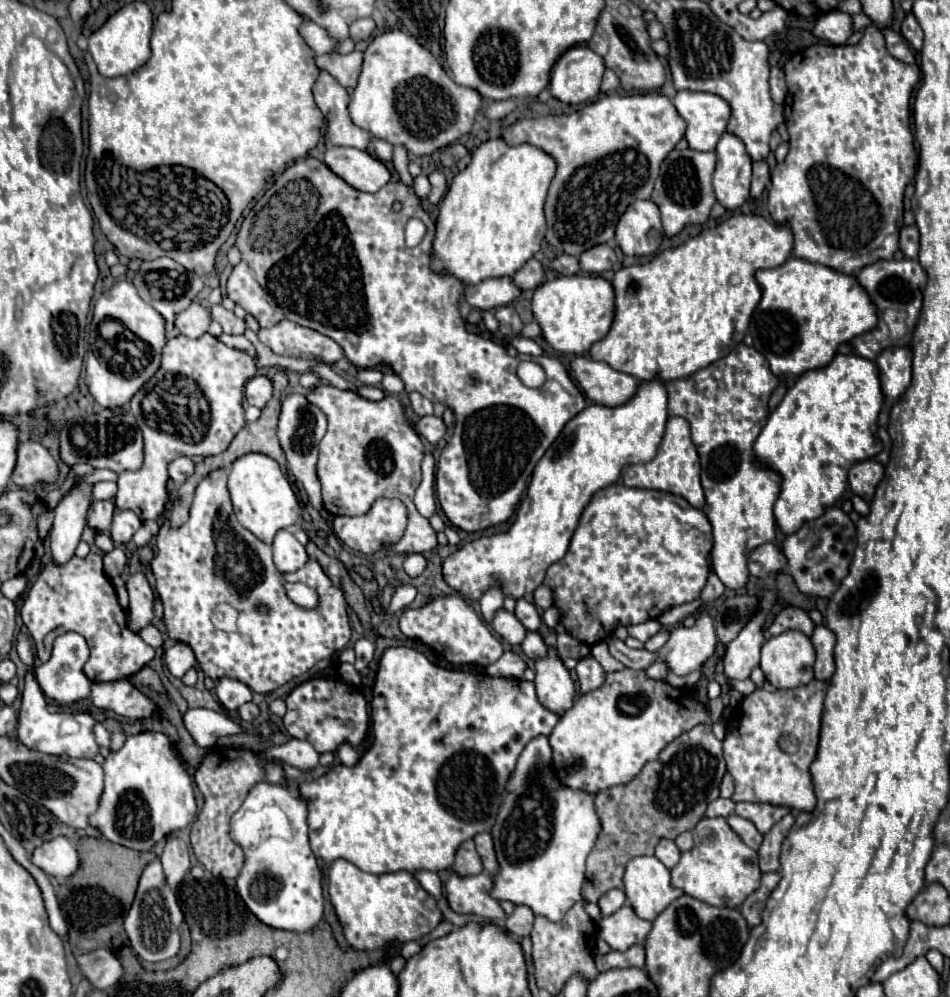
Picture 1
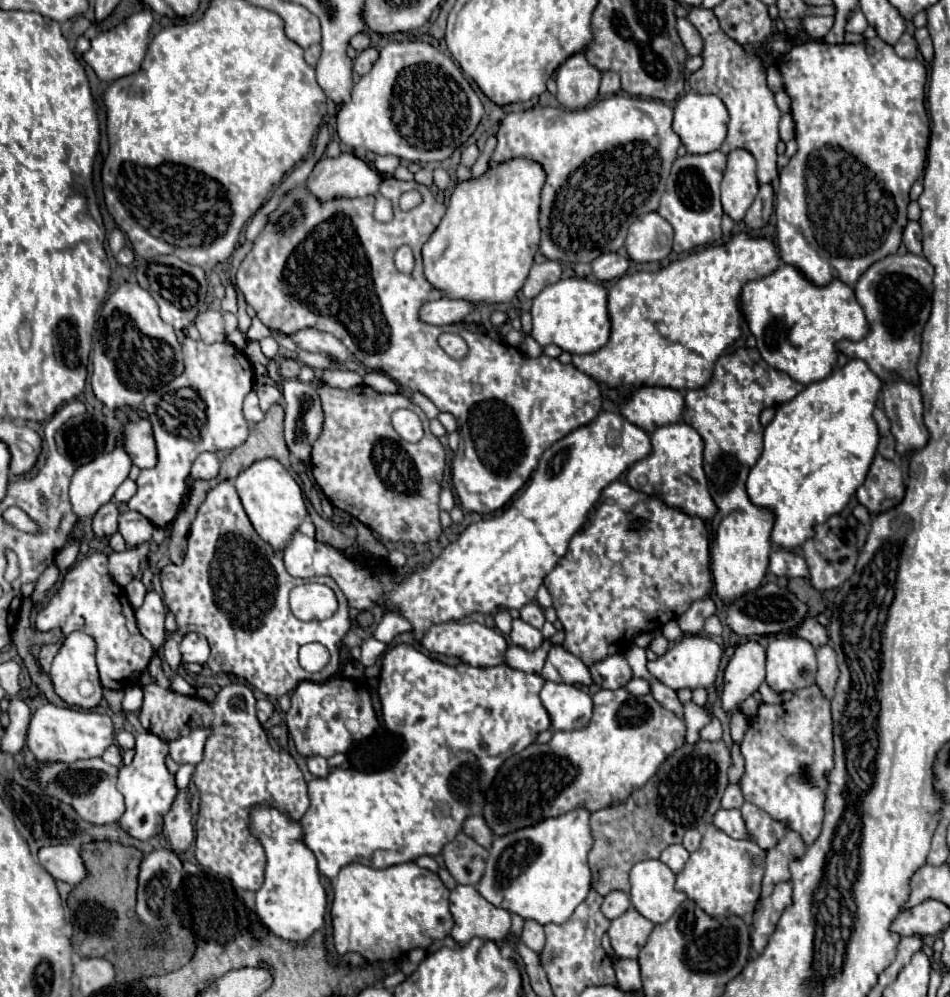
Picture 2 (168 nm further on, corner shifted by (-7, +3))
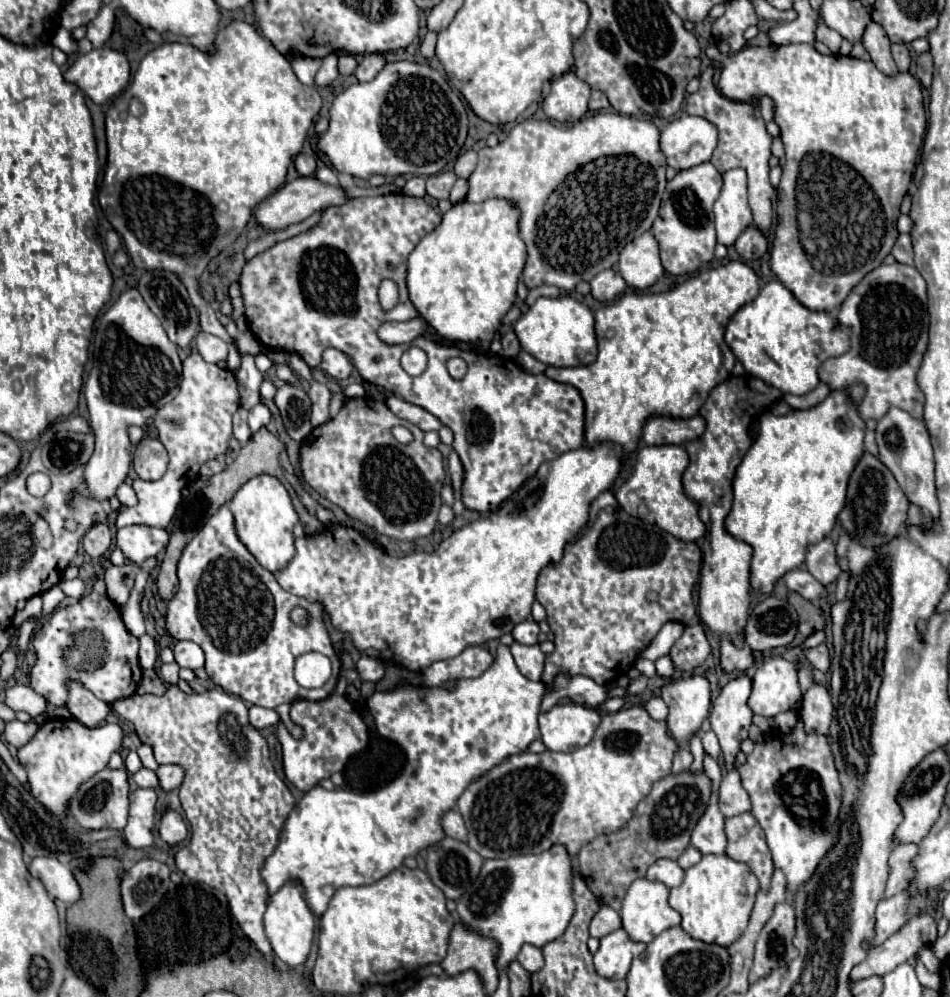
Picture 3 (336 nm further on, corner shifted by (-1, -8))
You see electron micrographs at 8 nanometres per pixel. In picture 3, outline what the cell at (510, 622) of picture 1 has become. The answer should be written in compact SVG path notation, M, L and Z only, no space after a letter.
M513 642L513 644L511 644L511 654L513 654L513 658L515 658L515 664L517 664L519 672L521 672L525 678L531 678L531 680L539 680L539 678L541 678L545 654L541 652L539 644L525 646L525 644Z

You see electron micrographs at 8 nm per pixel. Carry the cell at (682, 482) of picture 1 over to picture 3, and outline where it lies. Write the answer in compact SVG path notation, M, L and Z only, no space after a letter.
M677 444L643 446L637 452L631 476L619 486L619 490L615 490L615 498L627 514L657 524L659 528L667 530L679 540L695 542L705 534L705 524L699 518L699 504L687 498L683 490L681 478L687 466L689 466L689 454L685 452L683 446Z

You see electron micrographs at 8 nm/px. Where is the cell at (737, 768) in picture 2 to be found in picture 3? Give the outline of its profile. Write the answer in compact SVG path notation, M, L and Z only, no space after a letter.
M745 672L729 680L713 702L713 710L709 716L711 728L721 744L725 768L729 772L735 768L735 754L739 752L739 744L747 738L747 730L751 726L753 712L747 706L751 688L753 682Z

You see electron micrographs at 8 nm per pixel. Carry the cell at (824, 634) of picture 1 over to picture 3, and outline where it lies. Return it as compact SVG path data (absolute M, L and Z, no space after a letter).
M819 682L811 684L811 688L803 696L799 716L807 732L827 734L833 716L833 704L831 704L831 694L823 684Z

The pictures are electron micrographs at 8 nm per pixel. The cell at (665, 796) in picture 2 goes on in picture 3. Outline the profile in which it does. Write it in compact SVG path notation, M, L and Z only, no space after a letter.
M683 770L657 780L647 798L639 802L631 820L617 832L599 834L587 842L579 854L579 872L589 890L601 904L621 910L621 902L635 878L645 876L647 868L659 858L677 860L689 846L691 832L699 818L705 814L711 800L711 780L703 770Z

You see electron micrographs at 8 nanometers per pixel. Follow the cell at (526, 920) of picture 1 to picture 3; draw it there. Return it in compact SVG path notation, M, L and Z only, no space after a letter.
M525 944L525 946L519 950L517 960L519 960L521 966L523 966L527 972L531 972L531 974L543 968L543 954L541 954L541 948L531 946L531 944Z

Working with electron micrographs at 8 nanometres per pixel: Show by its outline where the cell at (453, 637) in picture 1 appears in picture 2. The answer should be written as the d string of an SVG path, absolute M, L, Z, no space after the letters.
M441 623L433 625L431 631L423 637L423 647L431 653L441 653L441 655L453 655L459 657L463 663L473 665L473 667L491 667L491 665L501 665L505 661L505 651L507 651L507 641L505 637L479 623Z

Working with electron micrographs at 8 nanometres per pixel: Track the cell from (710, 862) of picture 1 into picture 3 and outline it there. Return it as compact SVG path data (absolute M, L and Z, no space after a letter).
M705 854L699 864L685 870L685 880L681 882L681 886L671 888L669 904L681 914L681 926L693 938L729 946L747 928L747 920L755 904L757 890L759 880L747 864L737 862L727 854Z

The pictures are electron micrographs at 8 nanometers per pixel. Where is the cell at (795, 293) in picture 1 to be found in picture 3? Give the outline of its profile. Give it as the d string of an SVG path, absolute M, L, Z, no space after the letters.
M771 280L765 284L755 300L749 304L741 306L733 318L727 324L725 330L725 342L731 346L733 354L737 360L743 362L745 370L755 376L765 380L767 384L779 388L785 394L807 394L819 384L817 370L823 360L829 356L839 356L845 354L851 348L851 328L839 324L839 320L831 312L817 312L805 308L779 280Z

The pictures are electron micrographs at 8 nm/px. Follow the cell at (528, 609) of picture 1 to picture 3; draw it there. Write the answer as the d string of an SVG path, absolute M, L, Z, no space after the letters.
M523 620L523 622L519 622L519 624L513 628L513 638L515 638L517 642L537 644L537 636L539 636L539 626L537 626L537 622Z

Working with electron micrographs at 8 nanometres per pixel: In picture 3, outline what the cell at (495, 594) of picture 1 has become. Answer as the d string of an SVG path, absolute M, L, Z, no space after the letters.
M499 644L493 666L479 678L455 680L453 688L423 688L403 684L387 692L375 692L367 704L375 718L377 732L383 738L397 742L409 760L391 784L371 794L355 794L343 788L325 790L321 786L305 792L289 814L275 852L265 860L261 870L269 894L279 890L279 886L283 886L283 882L289 878L295 878L303 884L305 898L315 916L321 916L339 886L373 884L397 870L405 858L417 856L421 850L441 842L445 838L441 818L445 812L453 810L465 788L501 764L507 756L525 752L529 744L539 738L537 716L546 691L545 683L527 680L519 672L513 656L507 652L507 646Z

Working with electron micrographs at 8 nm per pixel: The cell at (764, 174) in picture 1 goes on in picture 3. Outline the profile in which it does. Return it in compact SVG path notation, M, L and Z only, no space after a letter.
M751 224L751 226L747 226L747 228L743 230L743 234L737 238L735 248L737 248L737 252L739 252L745 260L757 260L757 258L761 258L761 256L765 254L765 250L767 250L767 238L763 236L763 232L761 232L755 224Z

